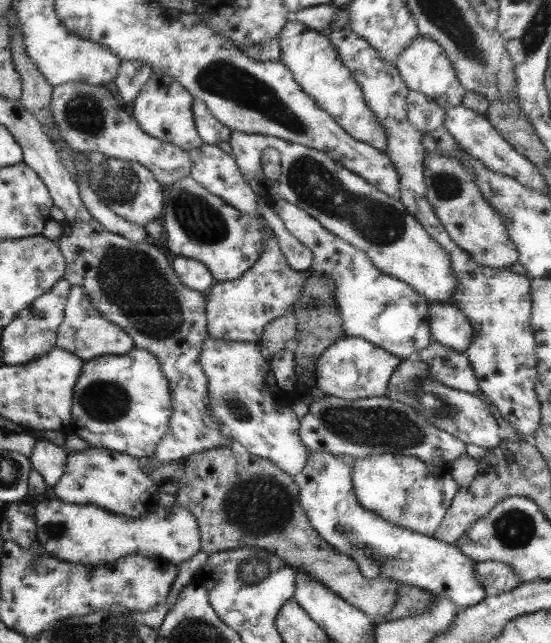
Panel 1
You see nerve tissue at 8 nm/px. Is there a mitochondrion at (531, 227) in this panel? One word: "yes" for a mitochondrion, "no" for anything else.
no

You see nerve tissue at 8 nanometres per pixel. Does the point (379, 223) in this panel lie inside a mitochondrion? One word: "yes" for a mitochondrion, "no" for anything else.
yes

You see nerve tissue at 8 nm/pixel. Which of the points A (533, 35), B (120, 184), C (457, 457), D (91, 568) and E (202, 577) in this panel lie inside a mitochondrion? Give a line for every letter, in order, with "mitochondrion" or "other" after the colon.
A: mitochondrion
B: mitochondrion
C: other
D: other
E: other

